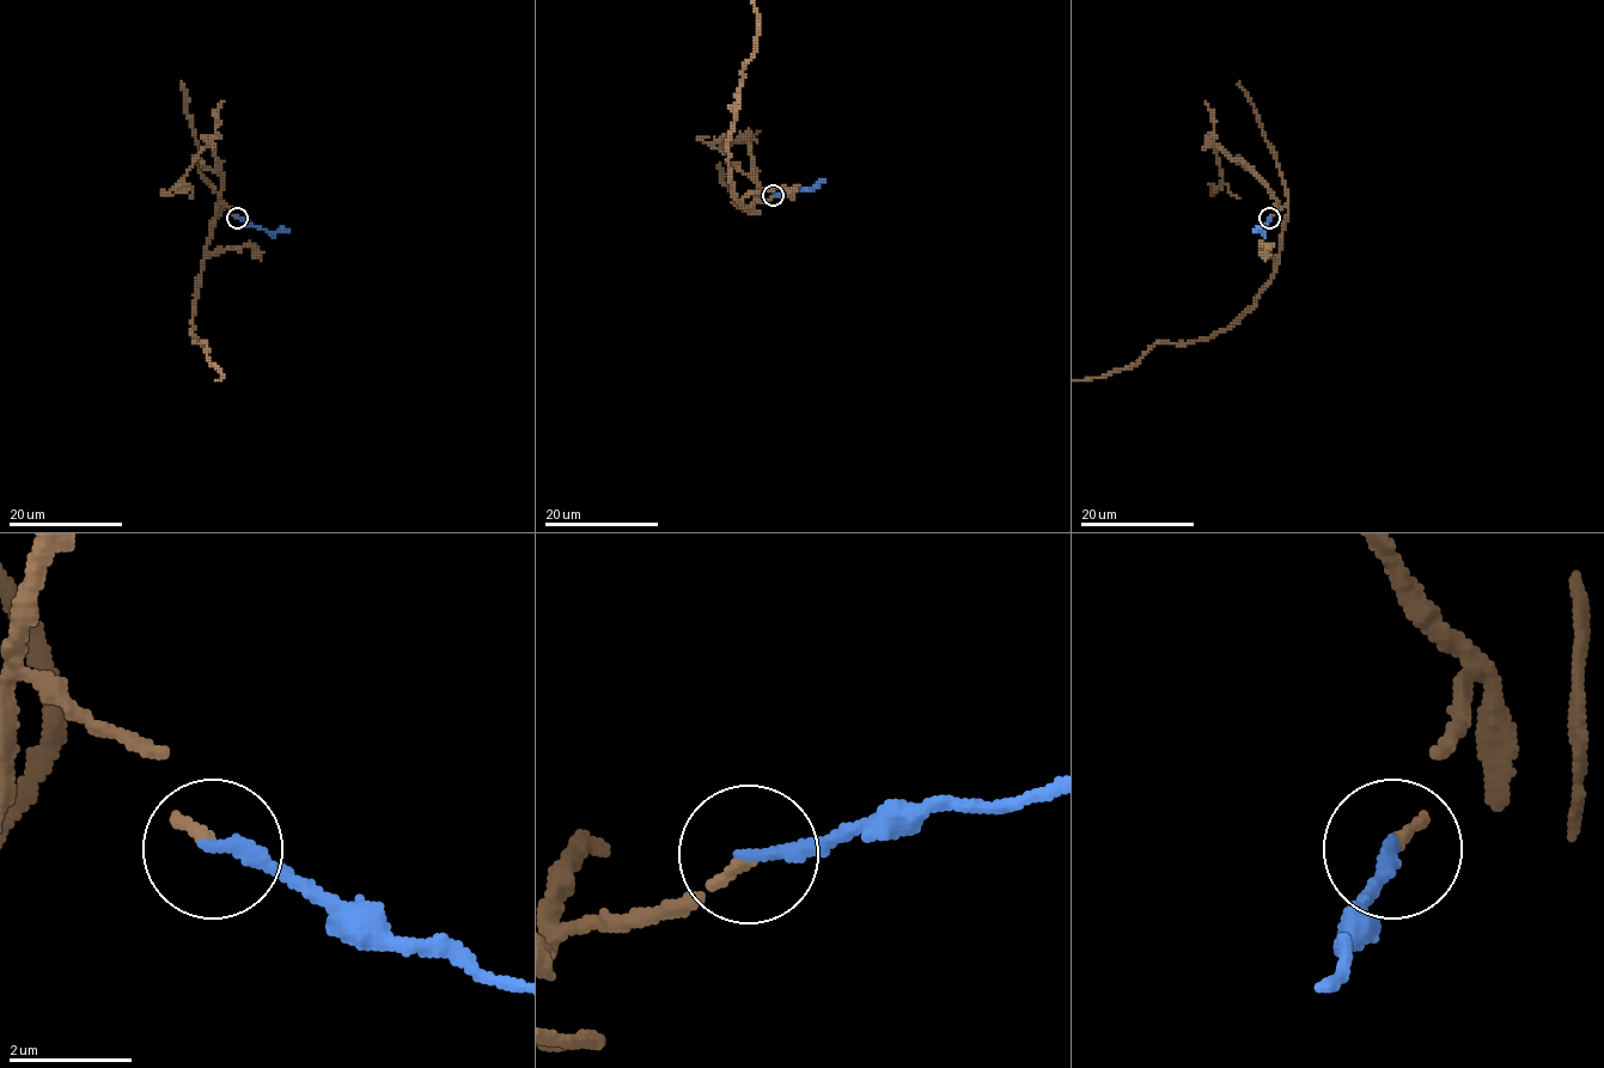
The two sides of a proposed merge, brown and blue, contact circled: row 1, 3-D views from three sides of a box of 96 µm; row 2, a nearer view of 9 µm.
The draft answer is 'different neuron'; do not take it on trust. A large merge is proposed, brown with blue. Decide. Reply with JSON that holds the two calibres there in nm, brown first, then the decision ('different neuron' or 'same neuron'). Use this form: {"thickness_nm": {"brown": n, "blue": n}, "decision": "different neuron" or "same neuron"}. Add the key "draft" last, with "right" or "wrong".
{"thickness_nm": {"brown": 180, "blue": 240}, "decision": "same neuron", "draft": "wrong"}

